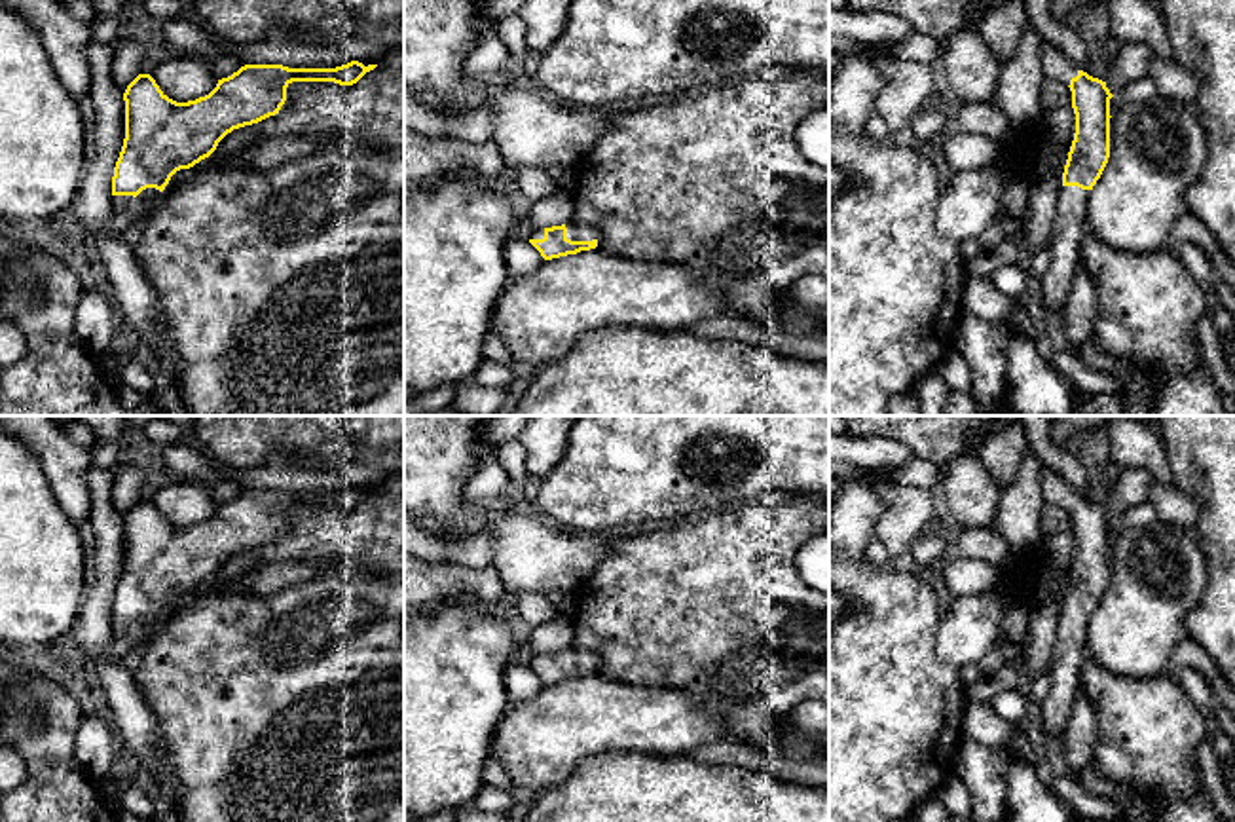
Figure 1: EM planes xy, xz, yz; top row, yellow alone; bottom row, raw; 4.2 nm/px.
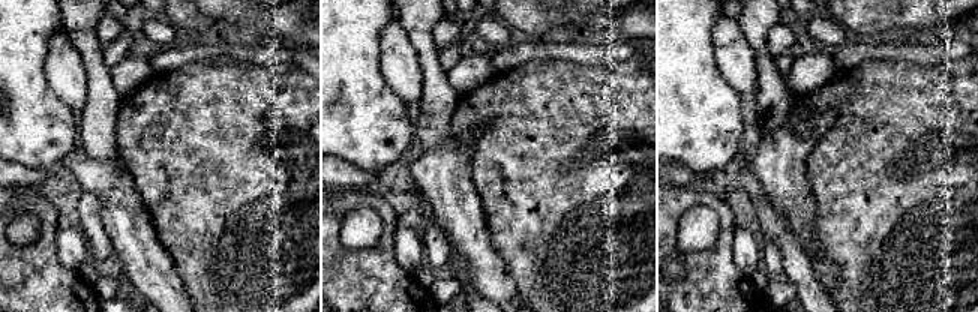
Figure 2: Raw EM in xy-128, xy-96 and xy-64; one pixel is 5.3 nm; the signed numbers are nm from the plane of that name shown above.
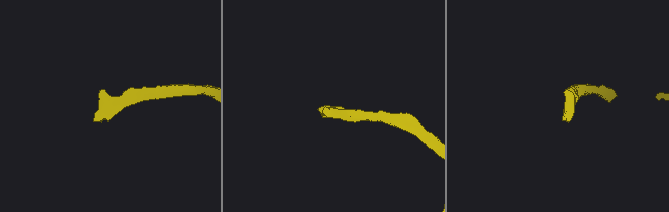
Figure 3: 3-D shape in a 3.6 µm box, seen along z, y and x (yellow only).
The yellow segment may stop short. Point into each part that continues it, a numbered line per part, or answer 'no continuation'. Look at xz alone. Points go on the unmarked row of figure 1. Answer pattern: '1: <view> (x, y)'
1: xz (575, 657)

